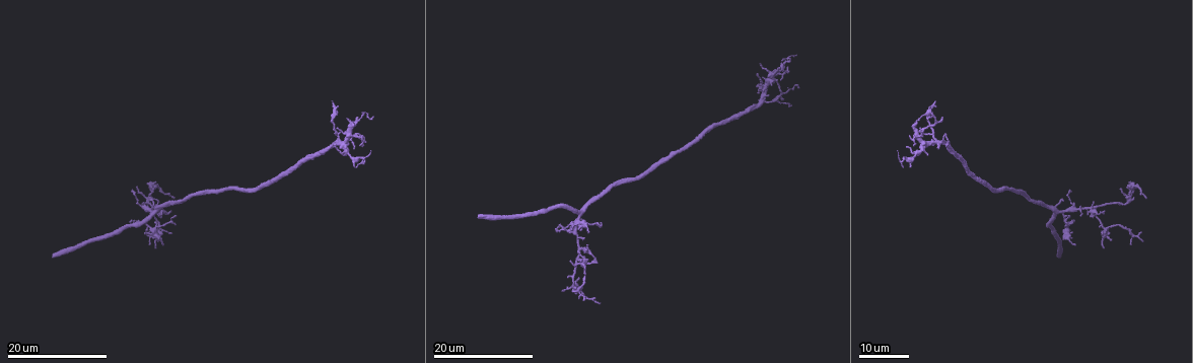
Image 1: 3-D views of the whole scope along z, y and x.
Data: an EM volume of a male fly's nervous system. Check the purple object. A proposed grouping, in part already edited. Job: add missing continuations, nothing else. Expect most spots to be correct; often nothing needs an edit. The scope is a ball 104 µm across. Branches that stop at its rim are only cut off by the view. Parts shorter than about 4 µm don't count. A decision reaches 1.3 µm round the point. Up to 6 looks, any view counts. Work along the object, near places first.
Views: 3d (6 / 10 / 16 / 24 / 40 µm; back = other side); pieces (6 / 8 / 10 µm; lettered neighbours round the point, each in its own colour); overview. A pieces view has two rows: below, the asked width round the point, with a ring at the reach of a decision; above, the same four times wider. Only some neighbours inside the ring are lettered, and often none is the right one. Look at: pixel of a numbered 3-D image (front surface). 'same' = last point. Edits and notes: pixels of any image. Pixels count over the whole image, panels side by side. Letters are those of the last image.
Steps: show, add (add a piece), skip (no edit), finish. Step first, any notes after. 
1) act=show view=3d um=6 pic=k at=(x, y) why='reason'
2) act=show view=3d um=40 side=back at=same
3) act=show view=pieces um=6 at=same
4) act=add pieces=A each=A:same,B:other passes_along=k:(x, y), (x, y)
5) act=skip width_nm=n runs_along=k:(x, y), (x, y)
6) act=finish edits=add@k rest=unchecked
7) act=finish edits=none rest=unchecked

act=show view=3d um=16 pic=1 at=(1145, 196) why='long arm stops here'

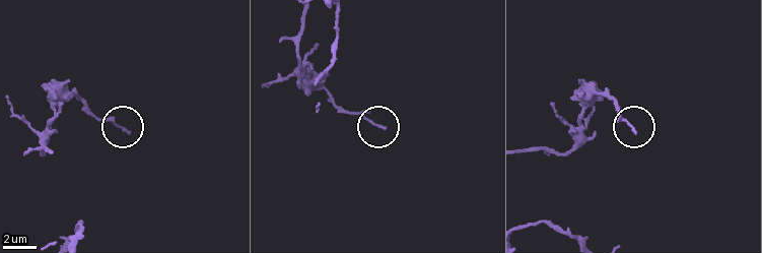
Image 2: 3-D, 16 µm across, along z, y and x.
act=show view=pieces um=10 pic=2 at=(635, 130)

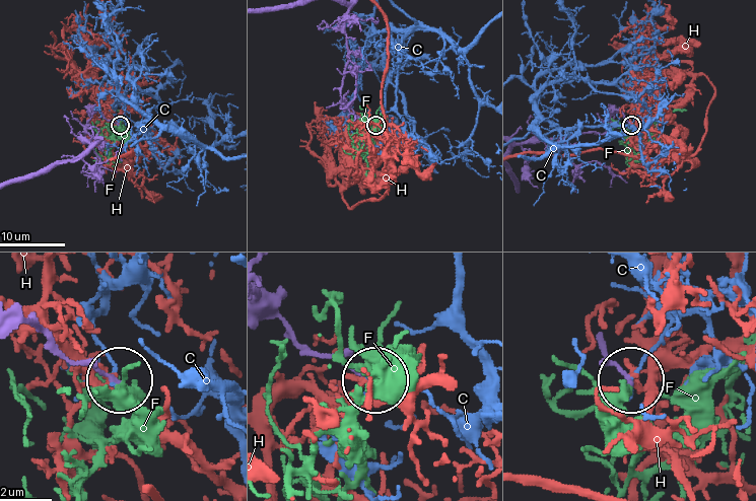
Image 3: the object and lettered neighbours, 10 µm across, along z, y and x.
act=skip width_nm=160 each=C:other,F:other,H:other runs_along=3:(22, 323), (31, 323), (69, 357), (119, 379) found='none of them fits'

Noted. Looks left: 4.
act=show view=3d um=24 pic=1 at=(1075, 243) why='branch stops here'

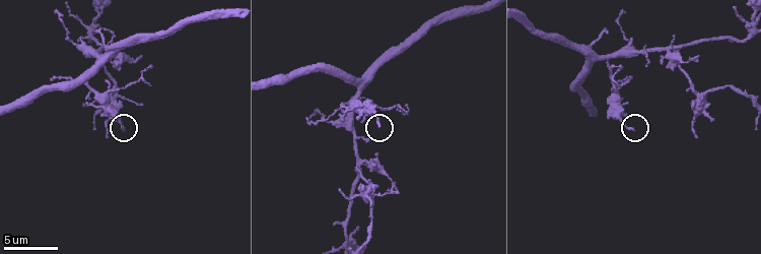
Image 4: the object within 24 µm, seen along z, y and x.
act=show view=pieces um=6 pic=4 at=(124, 128) why='what lies round it'

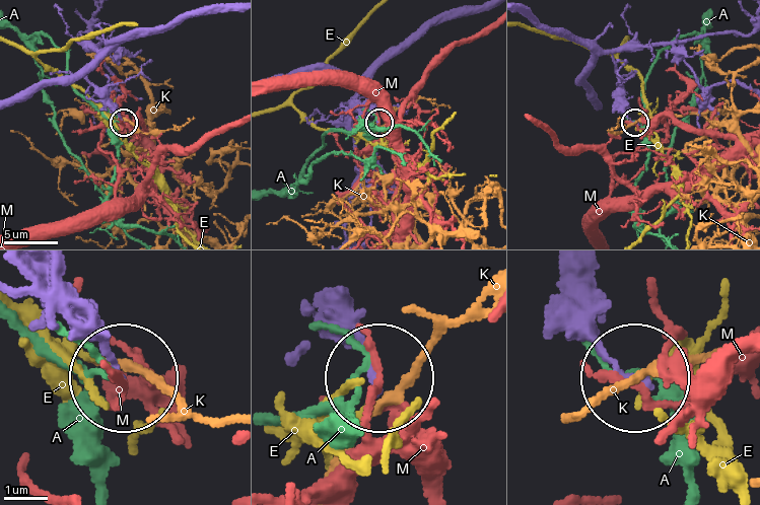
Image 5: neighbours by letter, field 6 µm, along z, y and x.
act=skip each=A:other,E:other,K:other,M:other runs_along=5:(333, 321), (373, 369) found='none of them fits'

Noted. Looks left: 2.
act=show view=pieces um=8 pic=4 at=(110, 33) why='thin end'

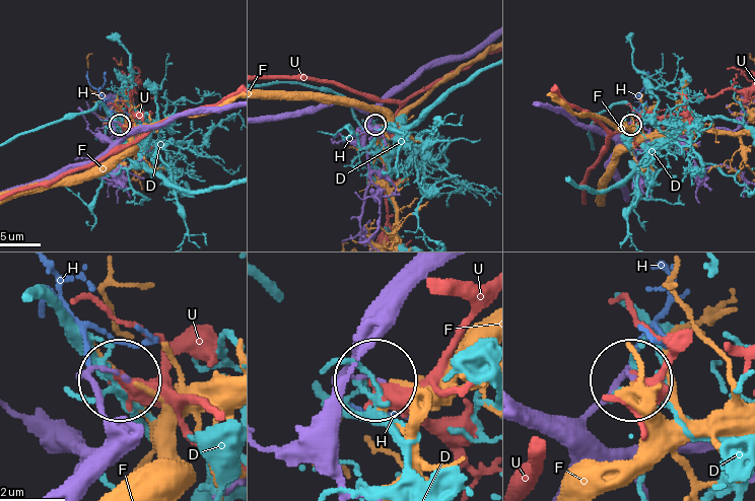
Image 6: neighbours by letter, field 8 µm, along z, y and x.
act=add pieces=H each=D:other,F:other,H:same,U:other passes_along=6:(125, 133), (116, 133), (104, 98), (86, 72) found='the neuron continues'

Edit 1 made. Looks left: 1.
act=finish edits=add@6 rest=unchecked

